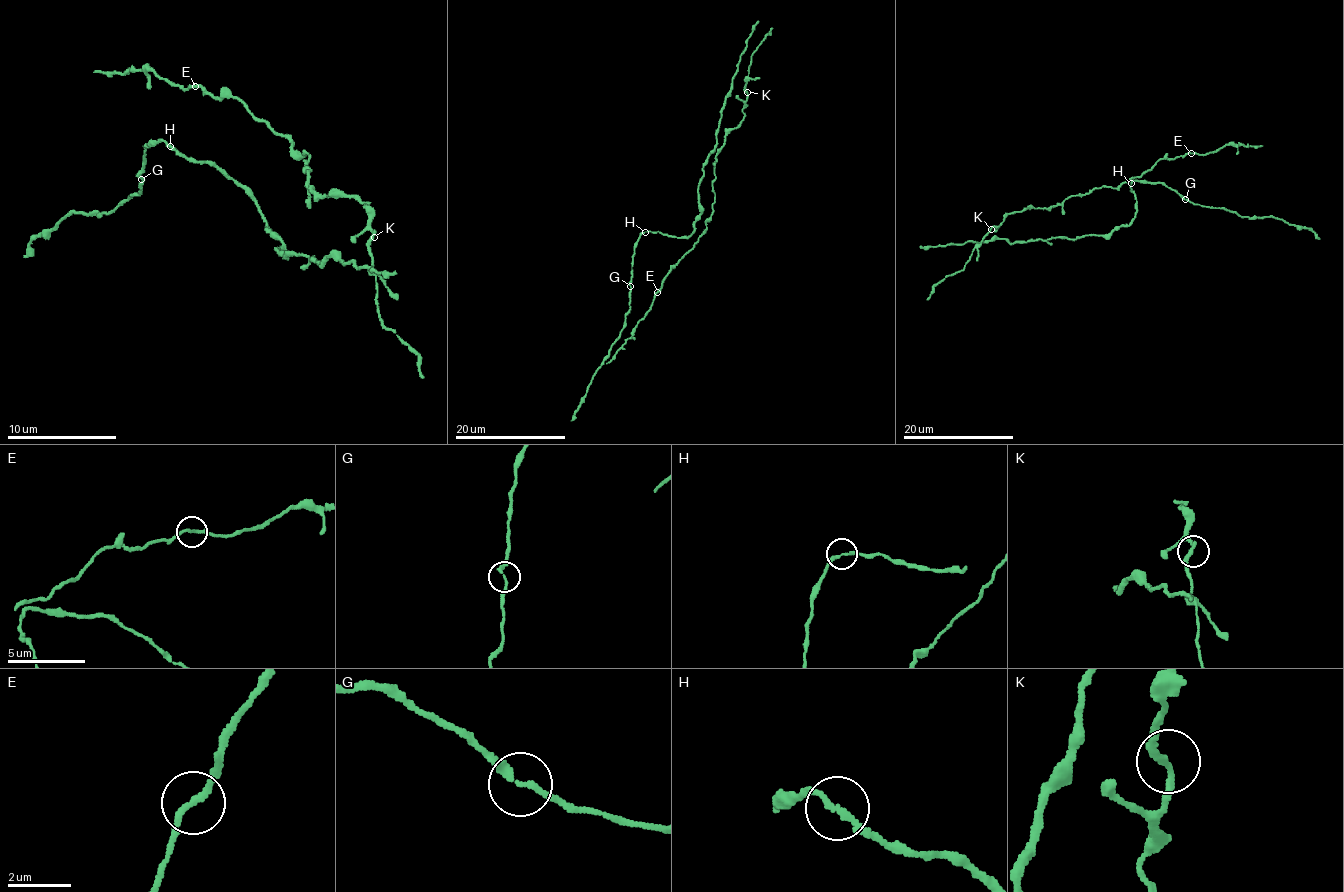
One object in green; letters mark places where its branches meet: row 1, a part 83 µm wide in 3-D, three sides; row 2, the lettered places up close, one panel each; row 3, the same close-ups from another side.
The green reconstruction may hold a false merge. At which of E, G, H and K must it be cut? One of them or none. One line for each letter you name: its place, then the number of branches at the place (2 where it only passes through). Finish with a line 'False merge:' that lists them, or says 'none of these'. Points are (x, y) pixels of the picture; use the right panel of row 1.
False merge: none of these

